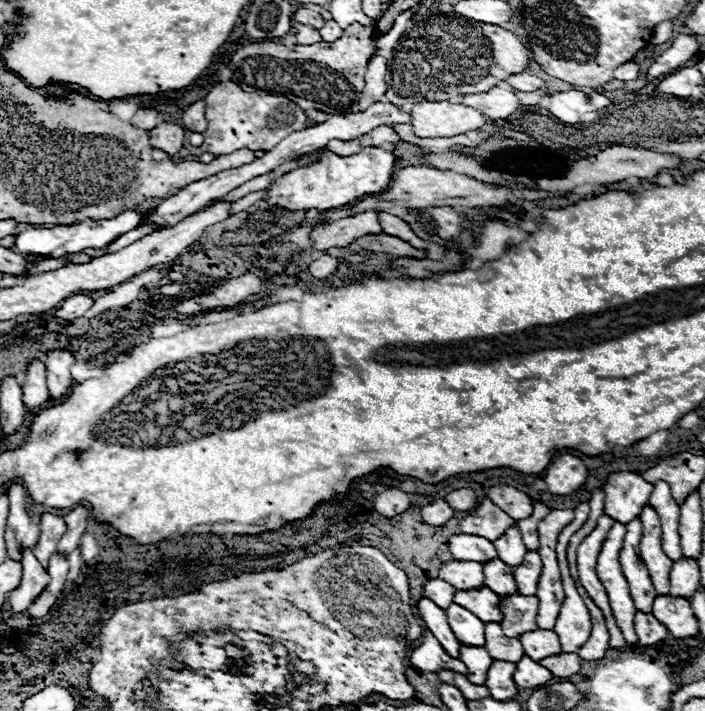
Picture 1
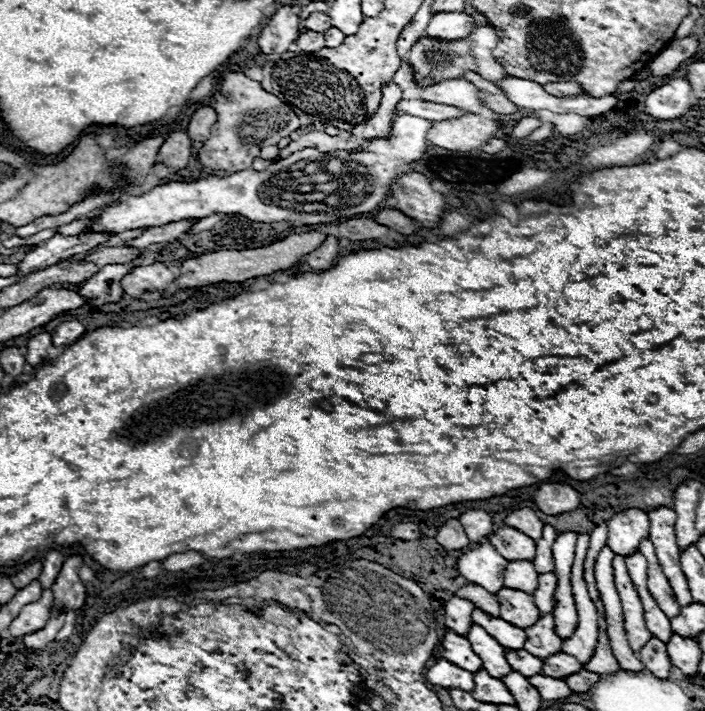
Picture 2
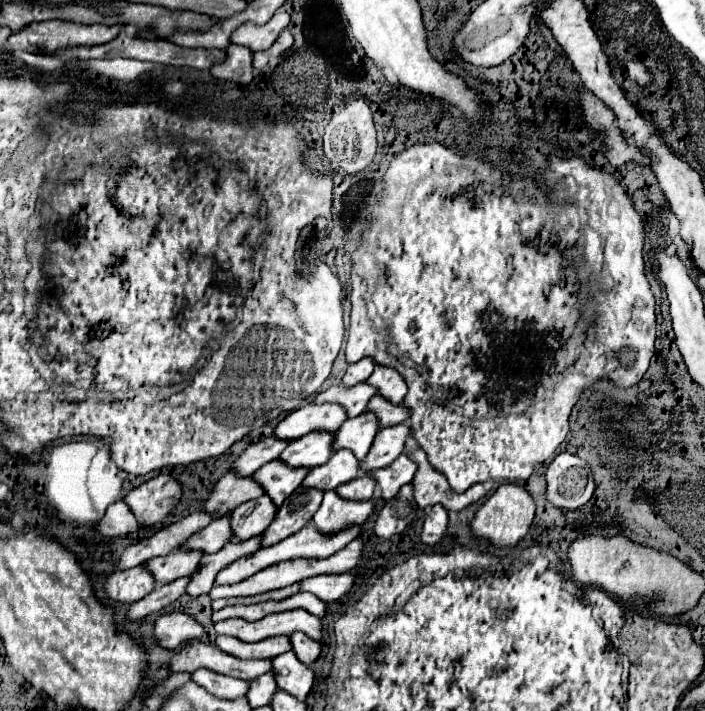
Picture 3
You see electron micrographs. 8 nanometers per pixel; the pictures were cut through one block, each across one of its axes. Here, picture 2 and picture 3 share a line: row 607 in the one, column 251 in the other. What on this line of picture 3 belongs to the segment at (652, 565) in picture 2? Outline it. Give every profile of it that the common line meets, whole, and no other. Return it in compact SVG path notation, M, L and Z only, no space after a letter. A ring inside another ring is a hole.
M202 642L186 644L172 660L170 670L172 672L192 672L198 668L208 668L226 676L244 678L244 680L256 680L260 674L266 674L272 670L272 660L242 660L234 658L232 654L222 652L216 646L208 646Z

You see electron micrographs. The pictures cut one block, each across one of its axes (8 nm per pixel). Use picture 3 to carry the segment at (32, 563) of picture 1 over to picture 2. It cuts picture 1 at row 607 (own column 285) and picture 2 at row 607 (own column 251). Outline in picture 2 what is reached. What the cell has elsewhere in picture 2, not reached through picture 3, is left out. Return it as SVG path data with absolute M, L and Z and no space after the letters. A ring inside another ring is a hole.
M44 590L40 600L26 604L22 612L18 614L18 618L14 620L14 624L10 624L8 628L10 636L20 638L20 636L26 636L30 632L38 632L40 628L44 628L50 618L50 604L52 604L52 592Z

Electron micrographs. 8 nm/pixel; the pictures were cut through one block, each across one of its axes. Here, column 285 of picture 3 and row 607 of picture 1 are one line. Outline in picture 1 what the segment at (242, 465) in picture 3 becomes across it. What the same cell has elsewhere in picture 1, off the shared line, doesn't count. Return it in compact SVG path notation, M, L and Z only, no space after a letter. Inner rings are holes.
M434 578L424 584L424 596L434 600L434 604L438 604L442 610L446 610L454 600L454 588L450 584L446 584L444 580Z

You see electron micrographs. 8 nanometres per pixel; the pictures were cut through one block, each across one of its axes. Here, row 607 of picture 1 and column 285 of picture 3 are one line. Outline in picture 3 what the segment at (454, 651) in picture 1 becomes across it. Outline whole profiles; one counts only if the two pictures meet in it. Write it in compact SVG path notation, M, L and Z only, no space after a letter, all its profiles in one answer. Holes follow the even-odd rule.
M334 402L324 404L306 404L298 410L288 412L288 416L276 426L274 434L280 438L300 438L310 430L338 430L348 420L348 412L344 406Z

